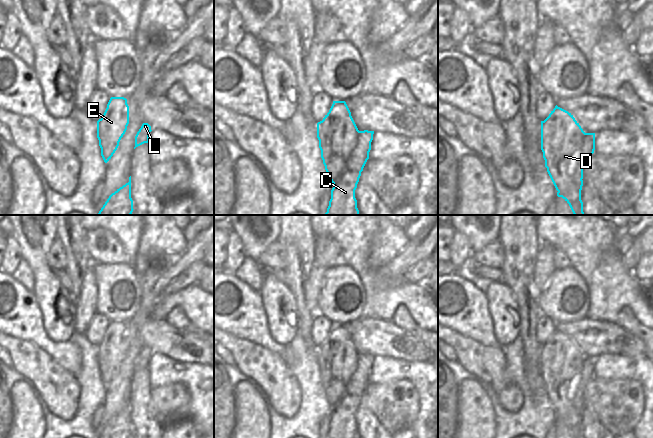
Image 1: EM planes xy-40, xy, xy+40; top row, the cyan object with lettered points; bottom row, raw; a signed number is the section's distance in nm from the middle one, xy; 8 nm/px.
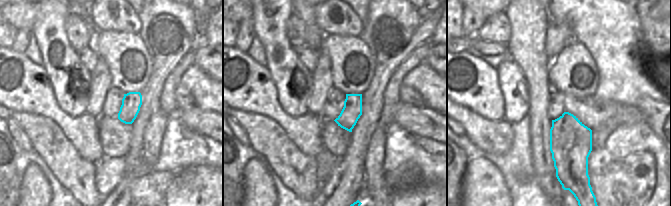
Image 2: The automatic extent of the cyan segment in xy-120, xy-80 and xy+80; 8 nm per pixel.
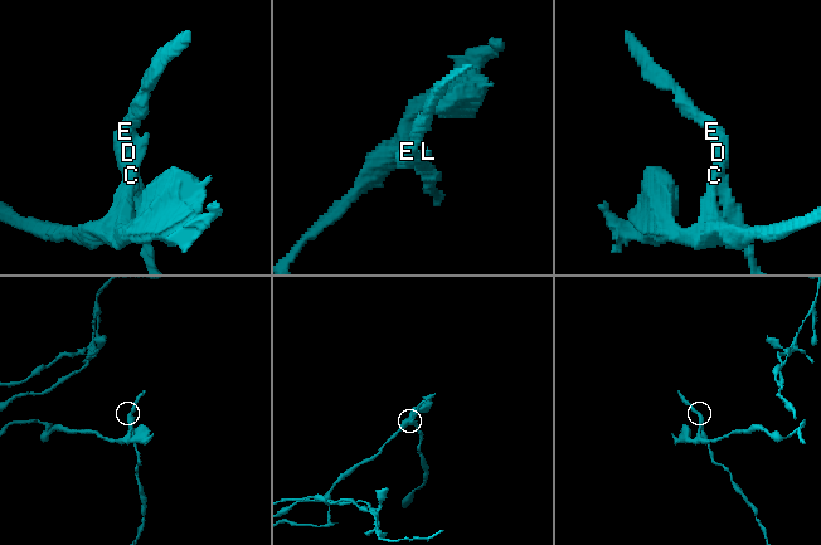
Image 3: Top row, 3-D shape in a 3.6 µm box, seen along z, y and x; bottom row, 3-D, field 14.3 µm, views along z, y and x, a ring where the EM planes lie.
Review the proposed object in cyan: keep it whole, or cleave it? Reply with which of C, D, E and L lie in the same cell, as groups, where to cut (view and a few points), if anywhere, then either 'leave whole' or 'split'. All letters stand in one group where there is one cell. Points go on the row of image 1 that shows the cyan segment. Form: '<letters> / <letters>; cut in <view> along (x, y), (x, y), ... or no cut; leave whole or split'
C L / D E; cut in xy along (359, 131), (359, 141), (347, 167), (333, 183); split

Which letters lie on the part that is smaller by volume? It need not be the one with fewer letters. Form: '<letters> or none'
D, E

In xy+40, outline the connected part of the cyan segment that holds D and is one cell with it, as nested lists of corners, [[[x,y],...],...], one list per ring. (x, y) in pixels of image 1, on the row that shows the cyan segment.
[[[557,105],[549,116],[541,121],[541,150],[545,167],[556,190],[569,204],[574,215],[585,215],[581,200],[583,167],[579,166],[584,136],[585,132],[573,115]]]

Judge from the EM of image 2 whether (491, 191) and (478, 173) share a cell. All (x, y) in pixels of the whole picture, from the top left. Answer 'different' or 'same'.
same

